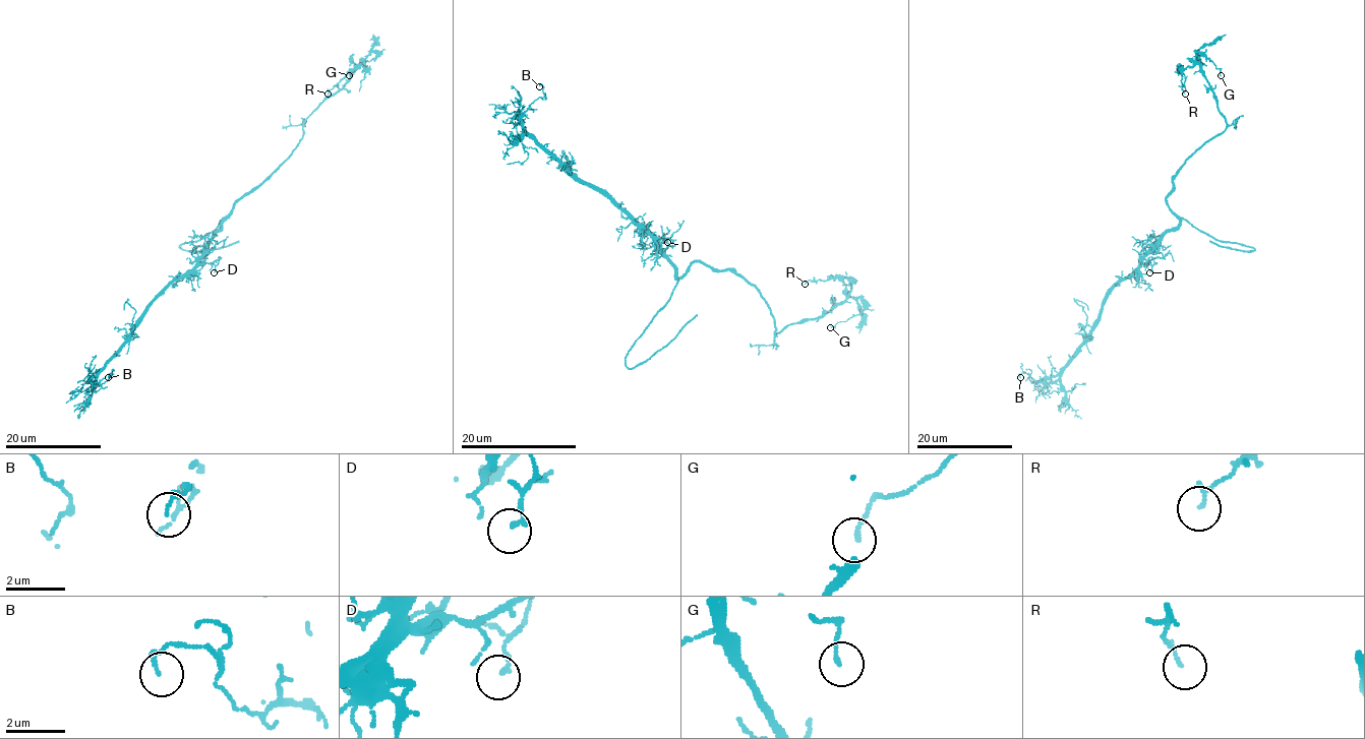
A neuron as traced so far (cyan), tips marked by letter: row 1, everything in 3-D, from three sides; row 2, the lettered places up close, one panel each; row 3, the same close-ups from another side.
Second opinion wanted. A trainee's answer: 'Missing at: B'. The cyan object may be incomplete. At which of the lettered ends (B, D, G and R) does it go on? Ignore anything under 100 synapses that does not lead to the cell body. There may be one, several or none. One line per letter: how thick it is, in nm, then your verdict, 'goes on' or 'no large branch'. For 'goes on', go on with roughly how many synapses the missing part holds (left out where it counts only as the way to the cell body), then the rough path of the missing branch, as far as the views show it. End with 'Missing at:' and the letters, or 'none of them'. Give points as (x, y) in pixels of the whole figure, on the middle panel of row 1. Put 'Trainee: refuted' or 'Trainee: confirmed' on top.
Trainee: refuted
B: calibre 130 nm; no large branch
D: calibre 160 nm; no large branch
G: calibre 130 nm; no large branch
R: calibre 140 nm; no large branch
Missing at: none of them

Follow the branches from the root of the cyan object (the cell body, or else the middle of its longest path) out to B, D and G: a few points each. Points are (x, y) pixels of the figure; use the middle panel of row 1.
B: (686, 271), (677, 276), (658, 242), (641, 225), (525, 131), (520, 118), (544, 96), (539, 86)
D: (686, 271), (677, 276), (675, 268), (662, 255), (661, 246), (650, 234), (671, 239), (674, 245), (667, 242)
G: (686, 271), (702, 262), (740, 273), (765, 301), (775, 334), (856, 297), (864, 309), (830, 327)

